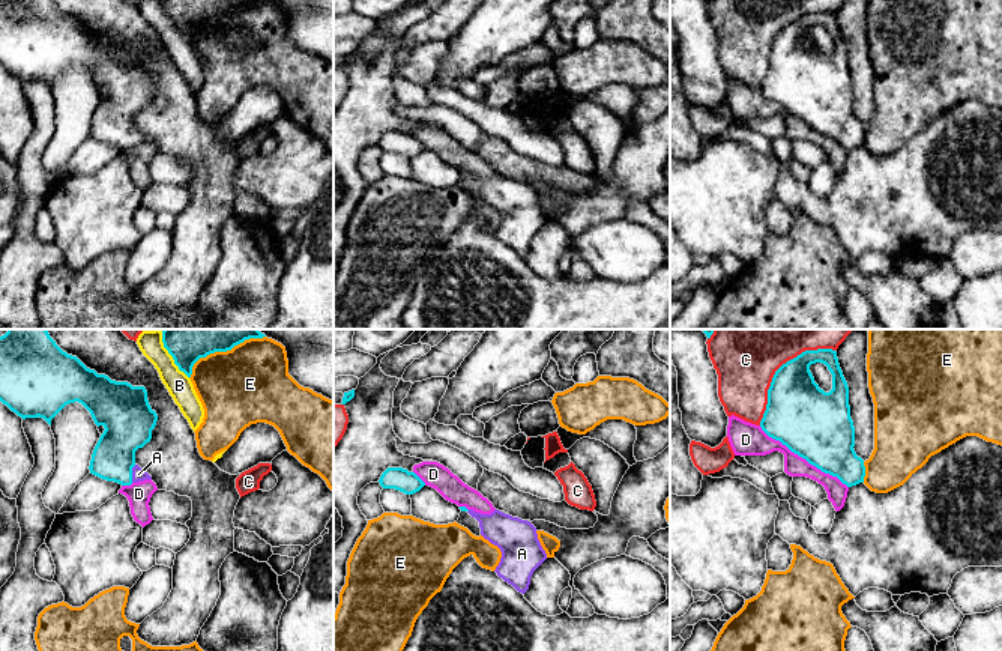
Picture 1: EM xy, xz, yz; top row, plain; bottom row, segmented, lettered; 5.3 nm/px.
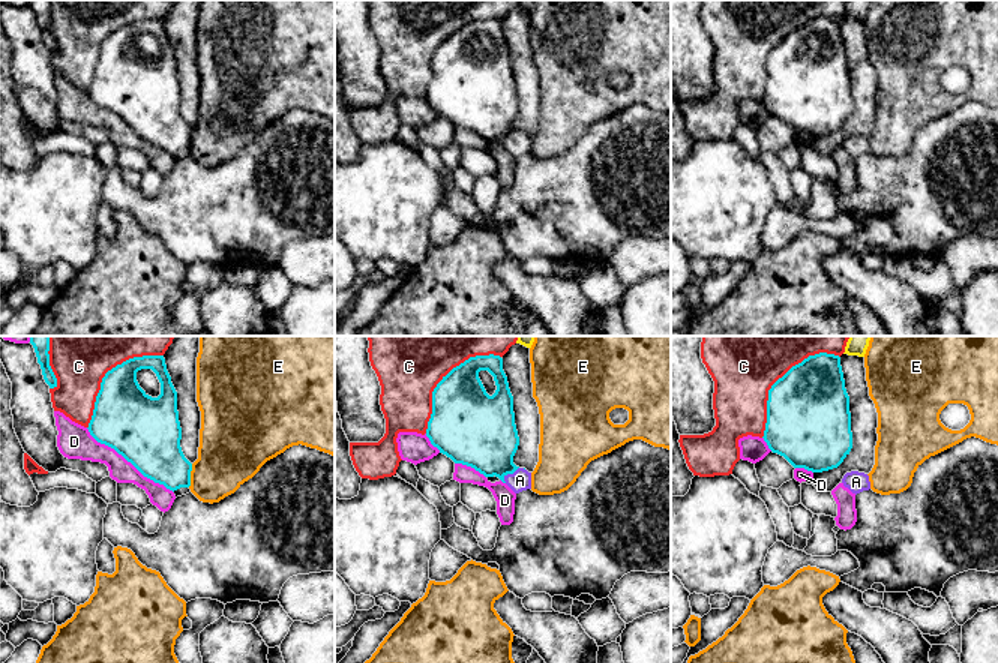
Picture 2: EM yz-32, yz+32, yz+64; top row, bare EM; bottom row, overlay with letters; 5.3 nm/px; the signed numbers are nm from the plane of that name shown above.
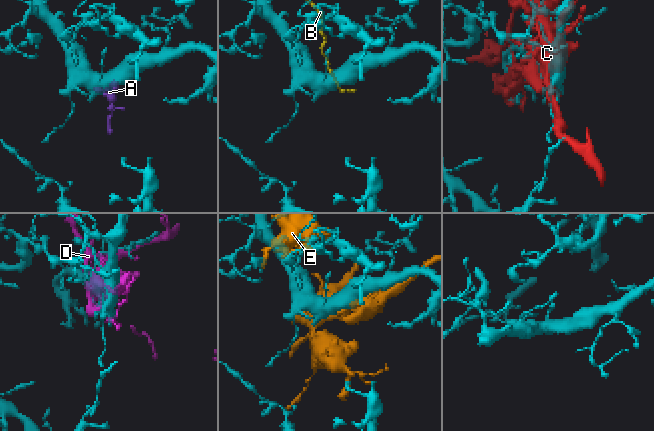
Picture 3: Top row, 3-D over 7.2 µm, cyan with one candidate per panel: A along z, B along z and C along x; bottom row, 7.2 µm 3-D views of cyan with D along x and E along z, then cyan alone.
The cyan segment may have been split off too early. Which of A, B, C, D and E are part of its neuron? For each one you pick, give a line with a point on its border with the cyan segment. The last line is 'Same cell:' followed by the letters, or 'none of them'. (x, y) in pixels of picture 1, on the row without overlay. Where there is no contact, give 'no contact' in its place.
A: xy (131, 137)
Same cell: A

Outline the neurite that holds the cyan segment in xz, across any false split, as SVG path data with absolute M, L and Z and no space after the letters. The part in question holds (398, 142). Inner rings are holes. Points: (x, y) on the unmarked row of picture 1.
M388 131L379 146L383 152L395 152L406 158L413 158L425 149L415 135L409 135L403 131Z

